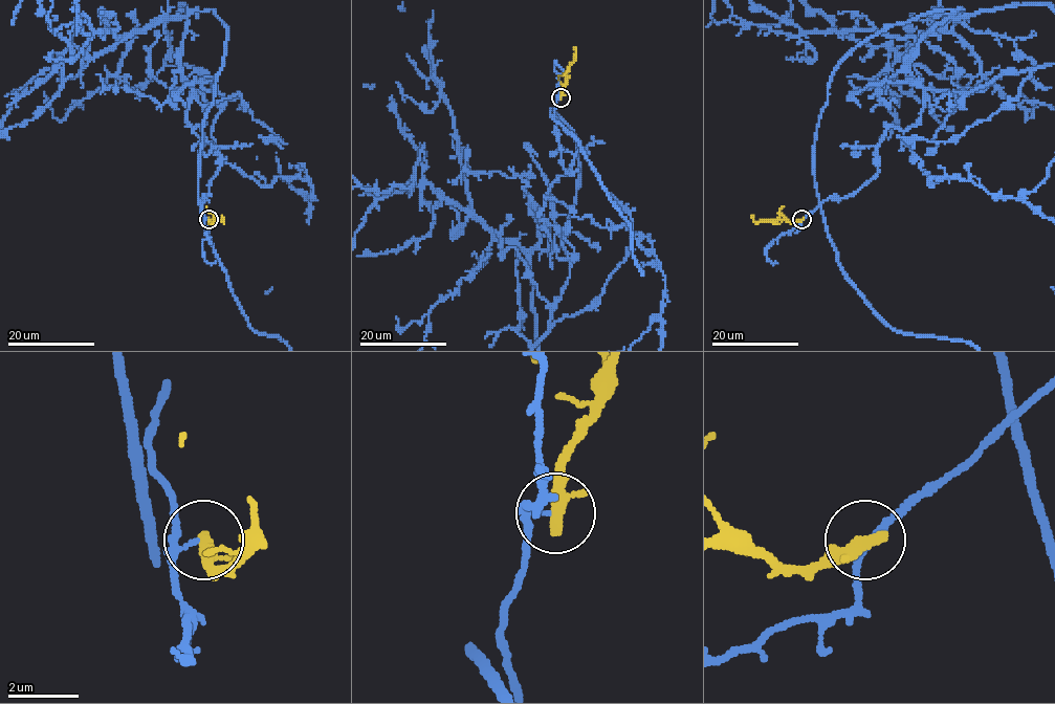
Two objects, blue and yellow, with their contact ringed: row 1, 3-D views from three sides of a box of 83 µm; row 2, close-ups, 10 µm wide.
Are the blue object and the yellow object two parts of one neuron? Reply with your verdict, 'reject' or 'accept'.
reject

